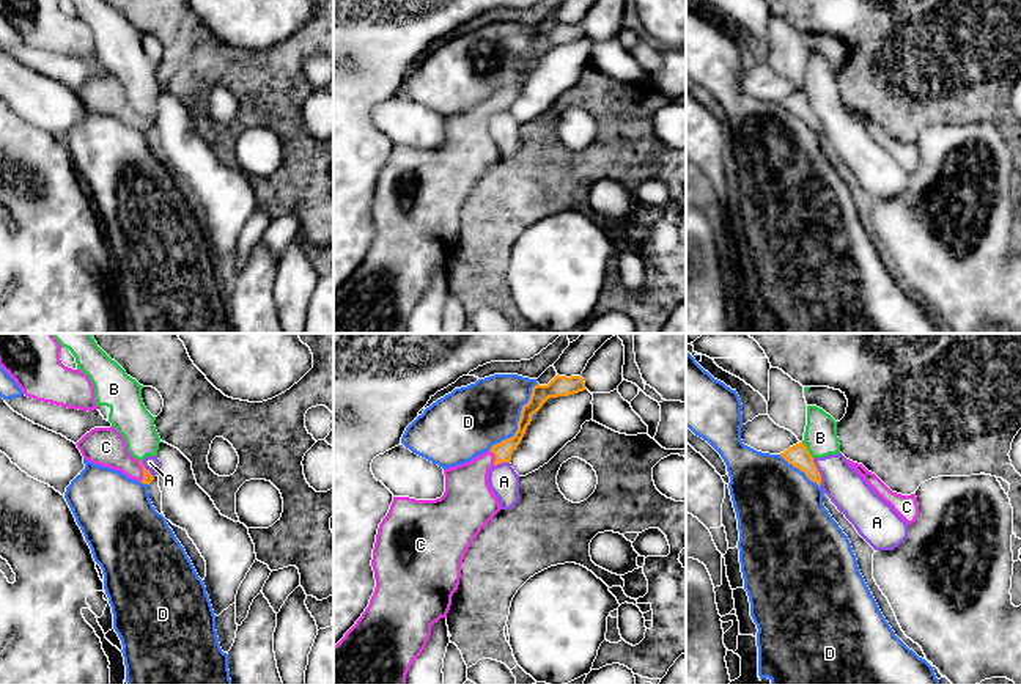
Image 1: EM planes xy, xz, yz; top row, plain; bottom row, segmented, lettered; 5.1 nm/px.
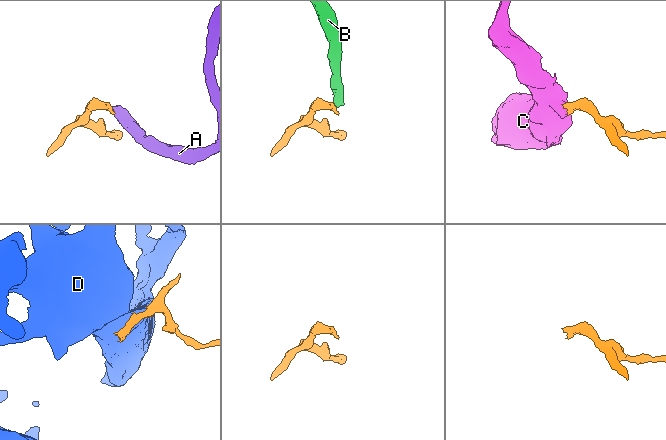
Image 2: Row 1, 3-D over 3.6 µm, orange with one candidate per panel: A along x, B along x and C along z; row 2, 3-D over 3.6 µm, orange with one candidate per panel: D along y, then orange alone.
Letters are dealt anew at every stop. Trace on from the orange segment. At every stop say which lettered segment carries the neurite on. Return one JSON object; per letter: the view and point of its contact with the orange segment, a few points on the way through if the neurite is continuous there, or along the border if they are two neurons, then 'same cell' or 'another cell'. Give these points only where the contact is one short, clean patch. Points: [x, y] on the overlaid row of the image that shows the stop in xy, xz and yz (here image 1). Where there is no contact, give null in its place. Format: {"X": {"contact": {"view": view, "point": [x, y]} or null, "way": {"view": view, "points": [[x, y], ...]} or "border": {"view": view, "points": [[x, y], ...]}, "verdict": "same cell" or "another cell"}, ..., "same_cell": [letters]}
{"A": {"contact": {"view": "yz", "point": [818, 472]}, "border": {"view": "yz", "points": [[812, 458], [821, 485]]}, "verdict": "another cell"}, "B": {"contact": {"view": "yz", "point": [807, 450]}, "border": {"view": "yz", "points": [[801, 442], [812, 458]]}, "verdict": "another cell"}, "C": {"contact": {"view": "xz", "point": [496, 458]}, "way": {"view": "xz", "points": [[502, 452], [496, 458], [469, 480], [468, 497]]}, "verdict": "same cell"}, "D": {"contact": {"view": "xz", "point": [518, 422]}, "verdict": "another cell"}, "same_cell": ["C"]}

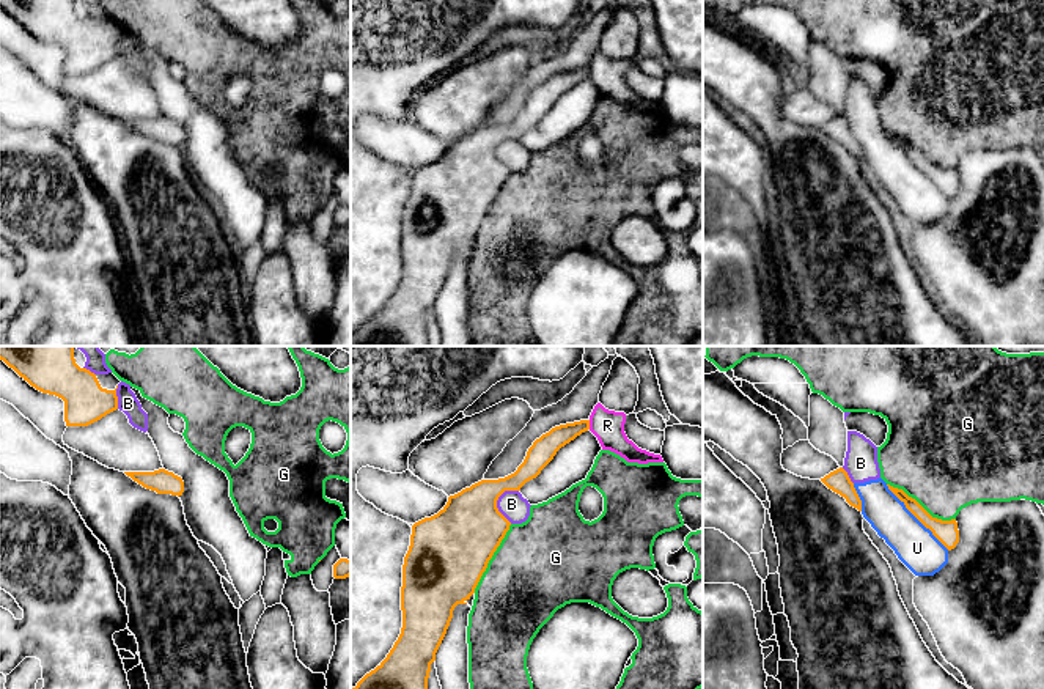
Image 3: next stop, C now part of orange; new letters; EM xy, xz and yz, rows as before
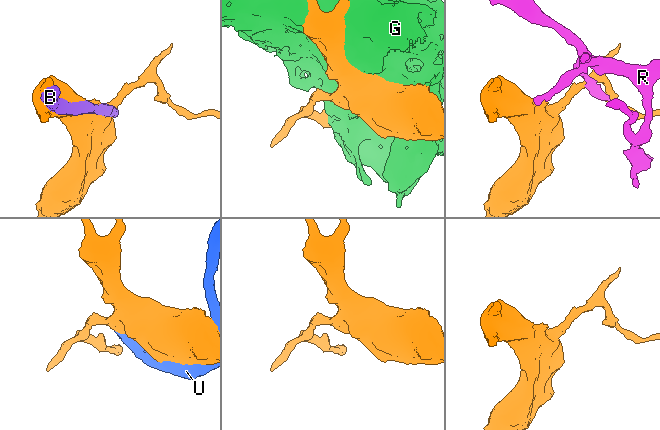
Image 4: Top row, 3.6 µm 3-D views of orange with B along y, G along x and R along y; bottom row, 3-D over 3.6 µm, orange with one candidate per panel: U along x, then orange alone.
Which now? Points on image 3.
{"B": {"contact": {"view": "xz", "point": [496, 507]}, "verdict": "another cell"}, "G": {"contact": {"view": "xz", "point": [491, 557]}, "verdict": "another cell"}, "R": {"contact": {"view": "xz", "point": [588, 425]}, "border": {"view": "xz", "points": [[588, 420], [590, 428]]}, "verdict": "another cell"}, "U": {"contact": {"view": "yz", "point": [917, 518]}, "verdict": "another cell"}, "same_cell": []}

